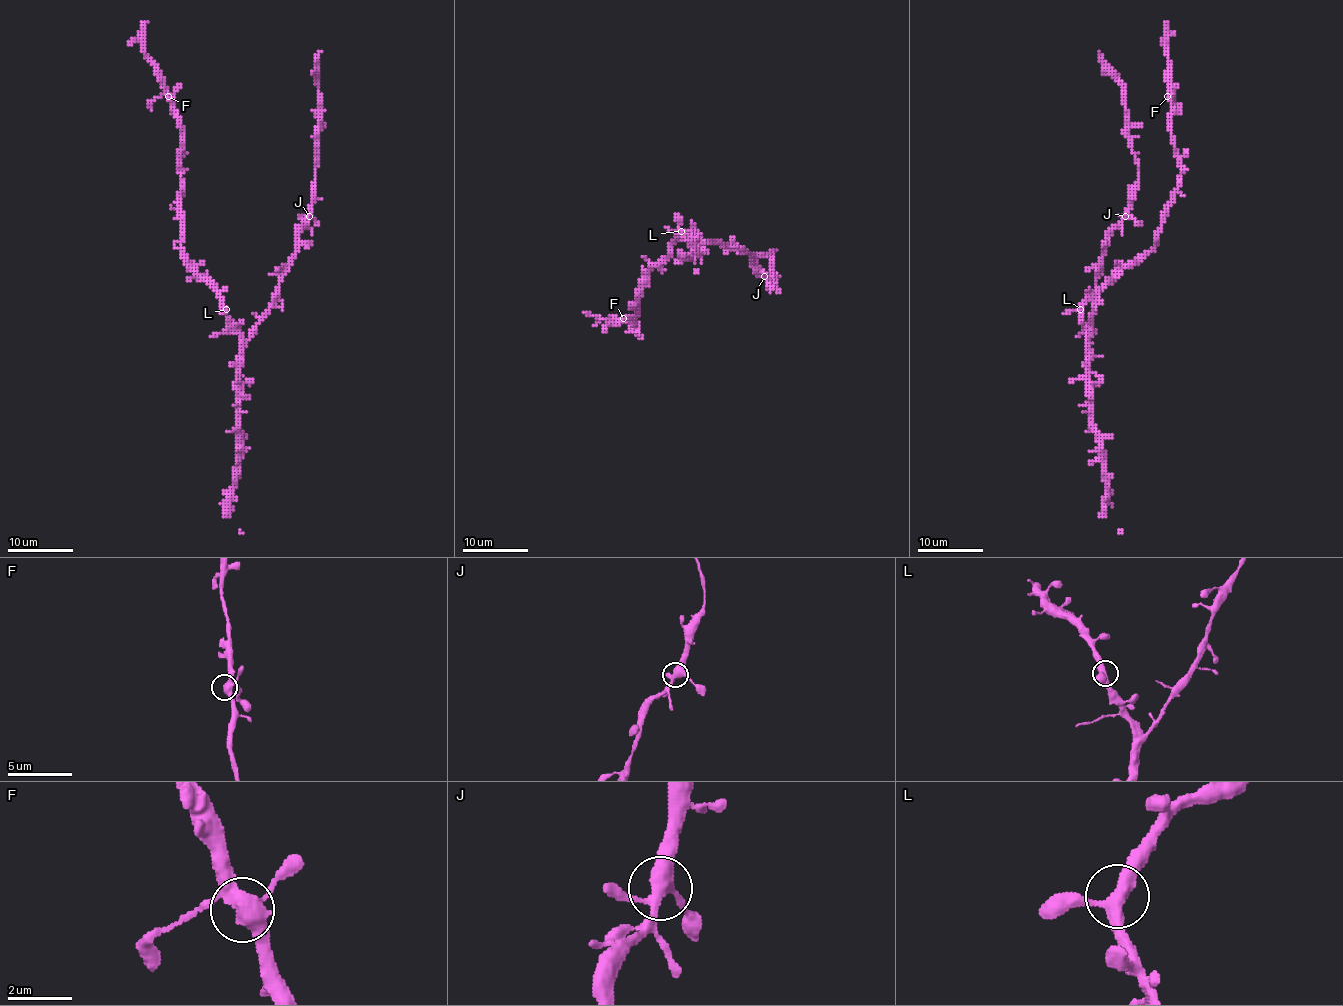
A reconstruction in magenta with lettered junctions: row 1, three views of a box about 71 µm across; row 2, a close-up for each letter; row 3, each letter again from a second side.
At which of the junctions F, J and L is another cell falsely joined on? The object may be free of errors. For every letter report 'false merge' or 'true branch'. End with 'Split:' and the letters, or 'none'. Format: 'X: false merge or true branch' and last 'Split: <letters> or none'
F: true branch
J: true branch
L: true branch
Split: none

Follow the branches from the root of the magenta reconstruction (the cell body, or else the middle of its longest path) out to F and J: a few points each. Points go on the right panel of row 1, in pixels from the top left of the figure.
F: (1082, 318), (1088, 296), (1154, 246), (1162, 213), (1177, 187), (1180, 155), (1167, 96)
J: (1082, 318), (1090, 339), (1097, 265), (1105, 254), (1106, 236), (1124, 216)

